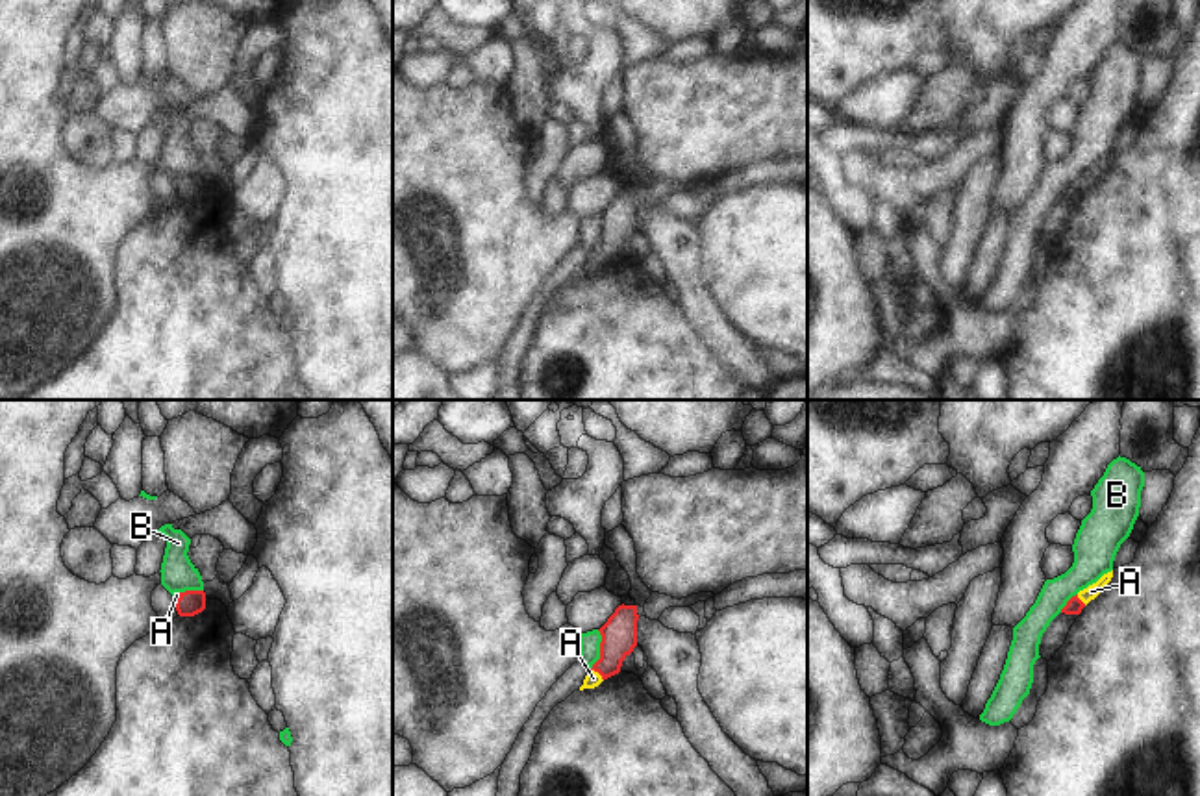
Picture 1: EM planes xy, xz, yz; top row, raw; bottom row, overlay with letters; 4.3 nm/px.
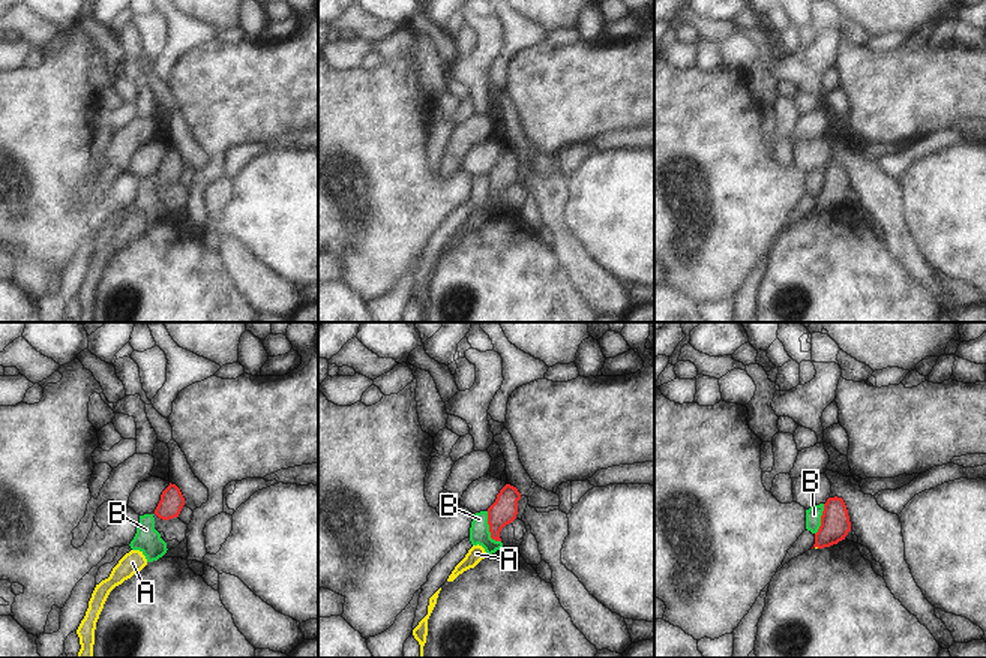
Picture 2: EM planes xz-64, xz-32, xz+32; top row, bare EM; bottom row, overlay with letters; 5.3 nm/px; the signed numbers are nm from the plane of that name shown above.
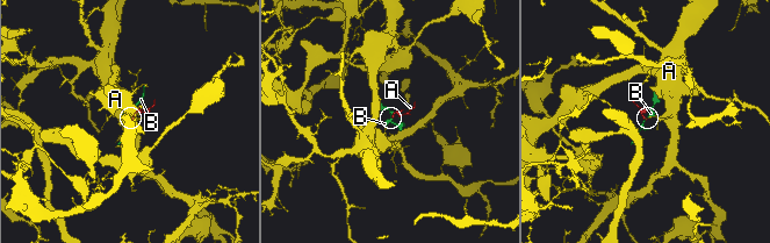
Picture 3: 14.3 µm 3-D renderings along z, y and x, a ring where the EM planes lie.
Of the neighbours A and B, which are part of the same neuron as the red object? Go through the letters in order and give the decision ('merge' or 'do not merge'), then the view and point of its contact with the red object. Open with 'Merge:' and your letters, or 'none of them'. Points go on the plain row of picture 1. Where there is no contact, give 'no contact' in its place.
Merge: A
A: merge; contact xz (599, 258)
B: do not merge; contact xz (600, 236)

